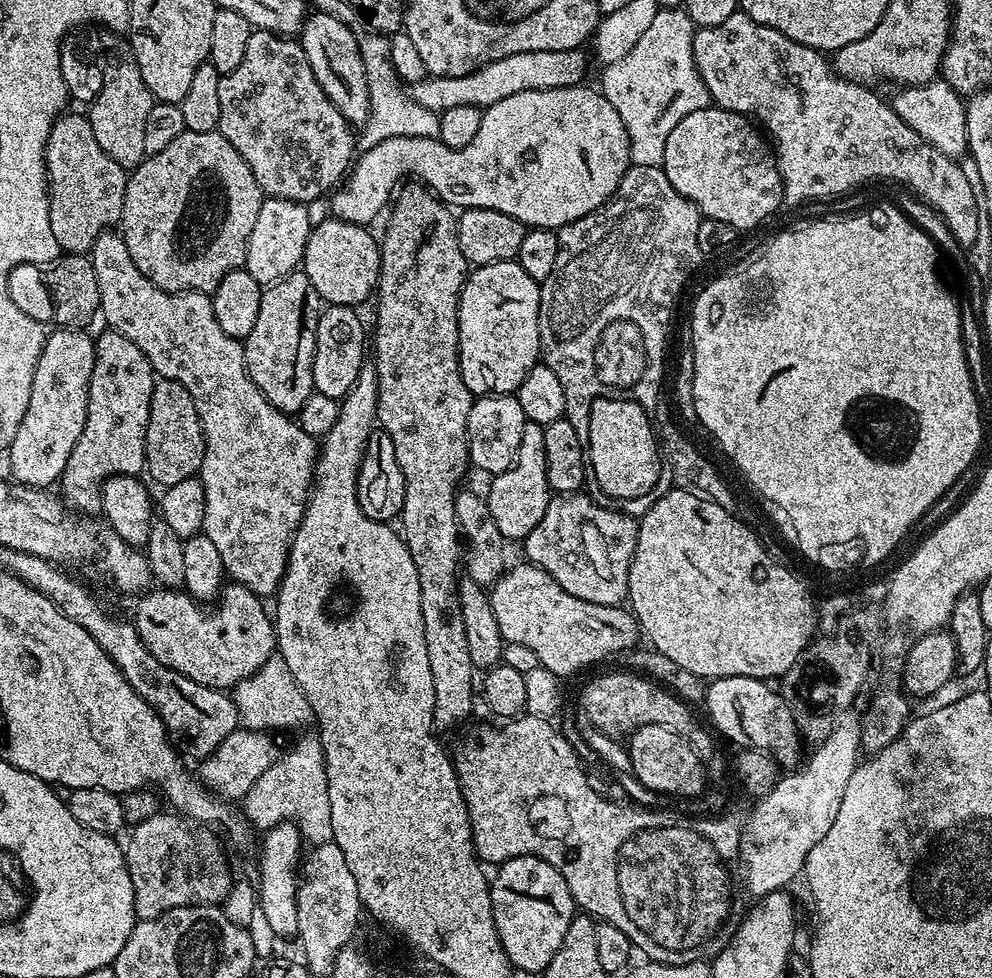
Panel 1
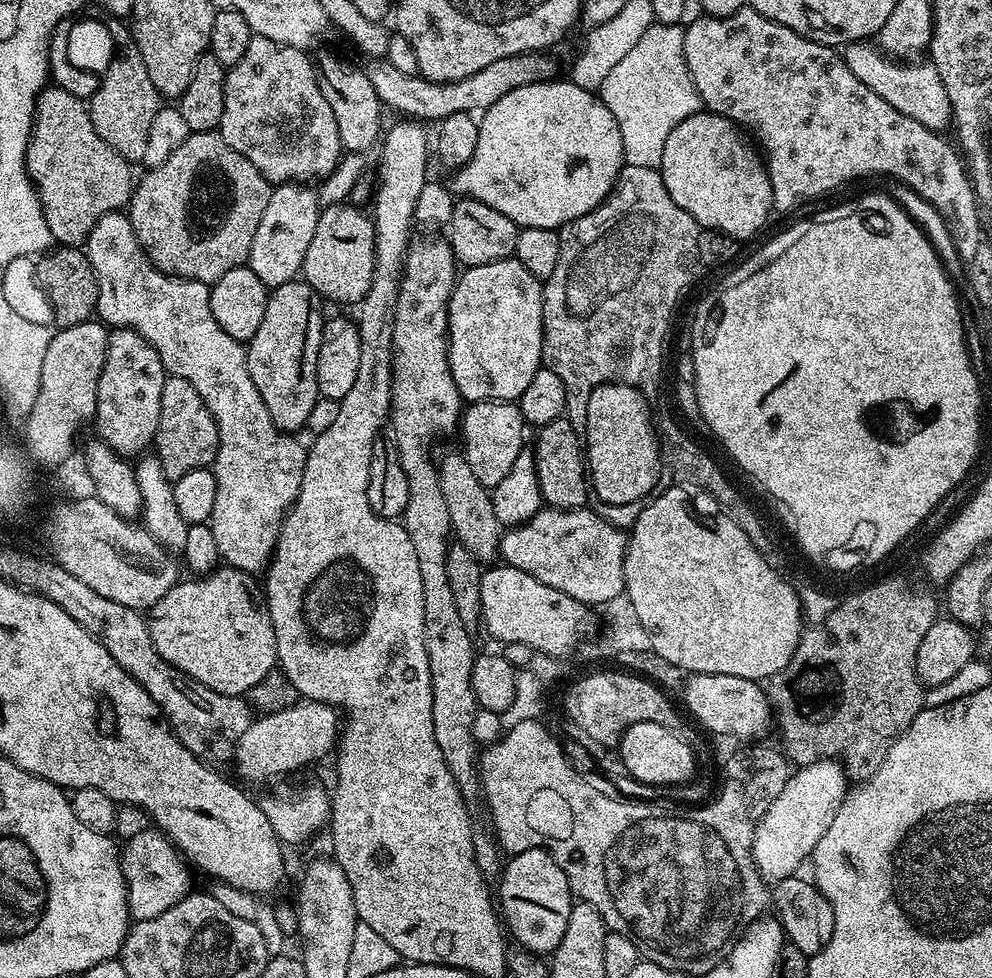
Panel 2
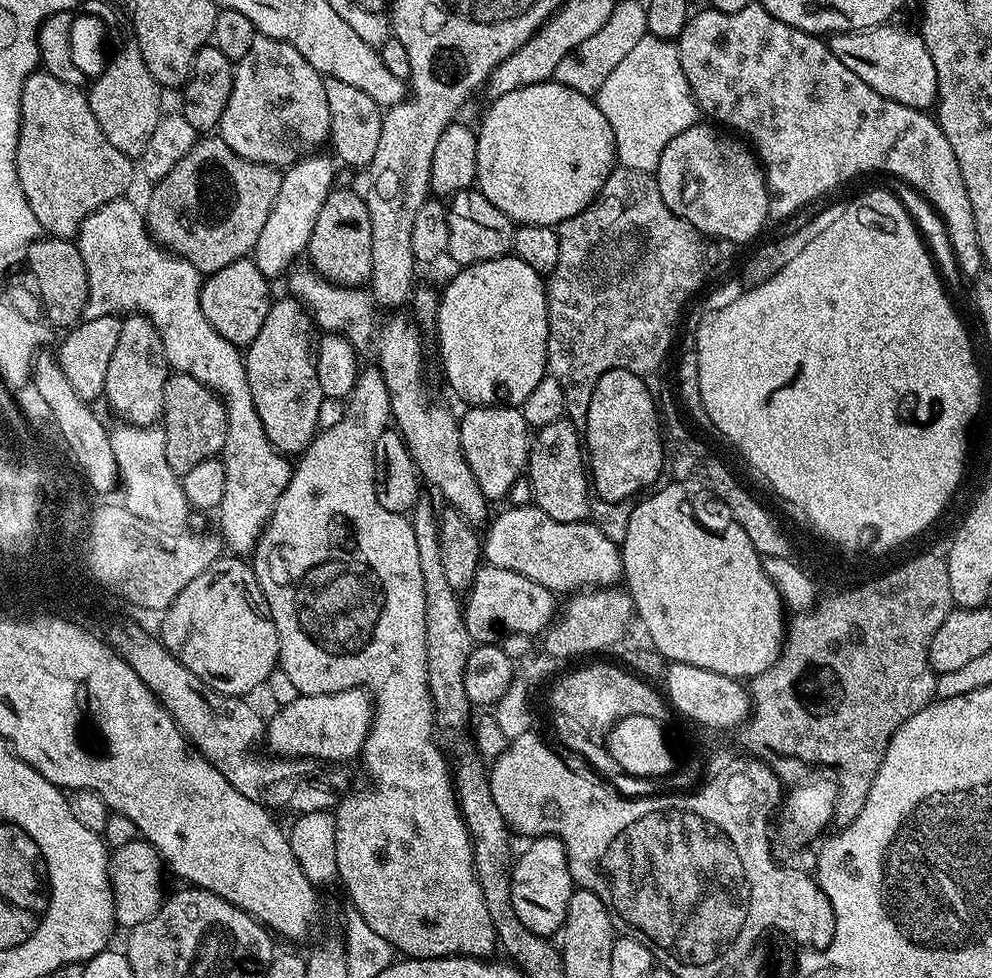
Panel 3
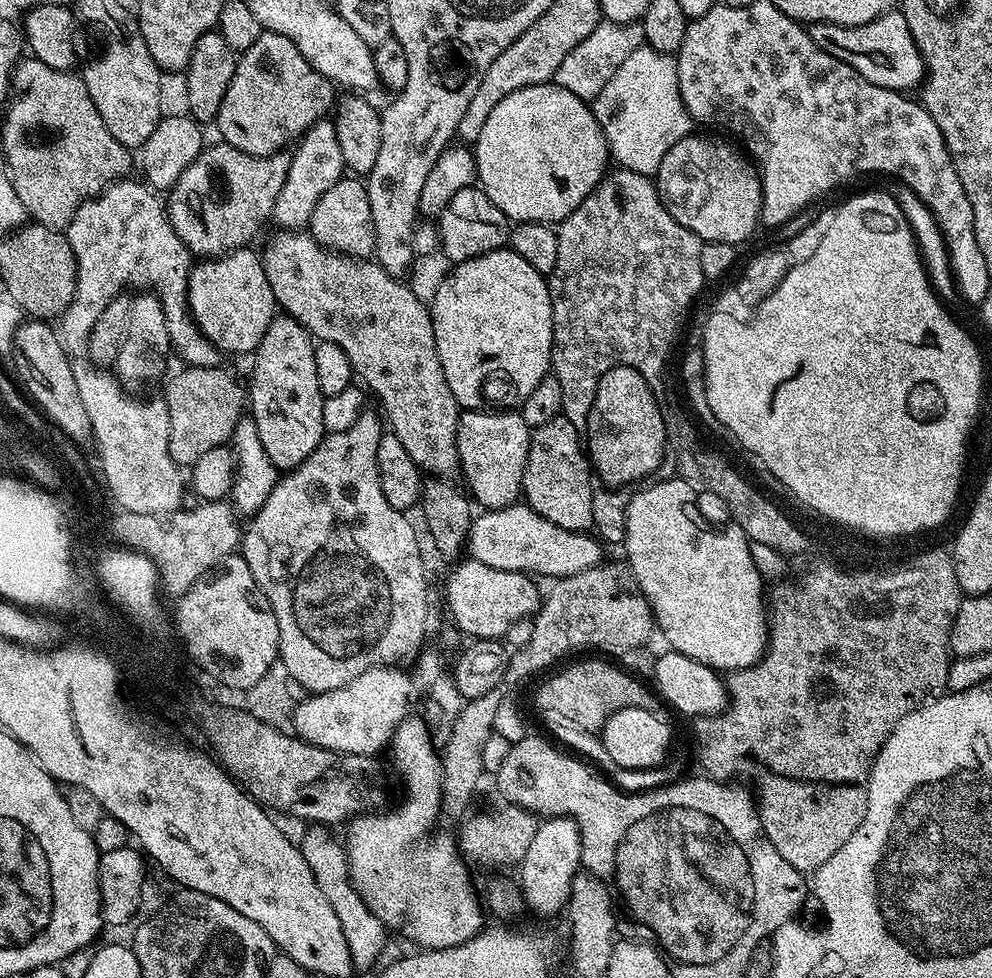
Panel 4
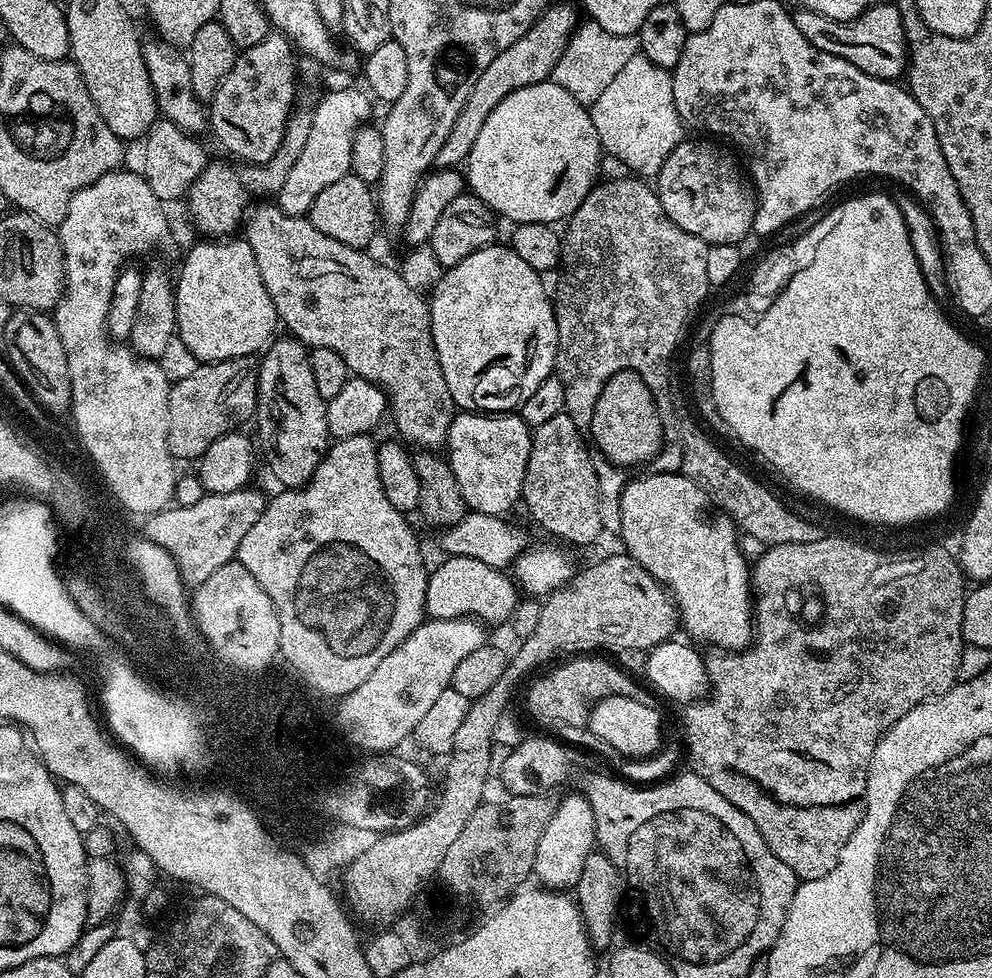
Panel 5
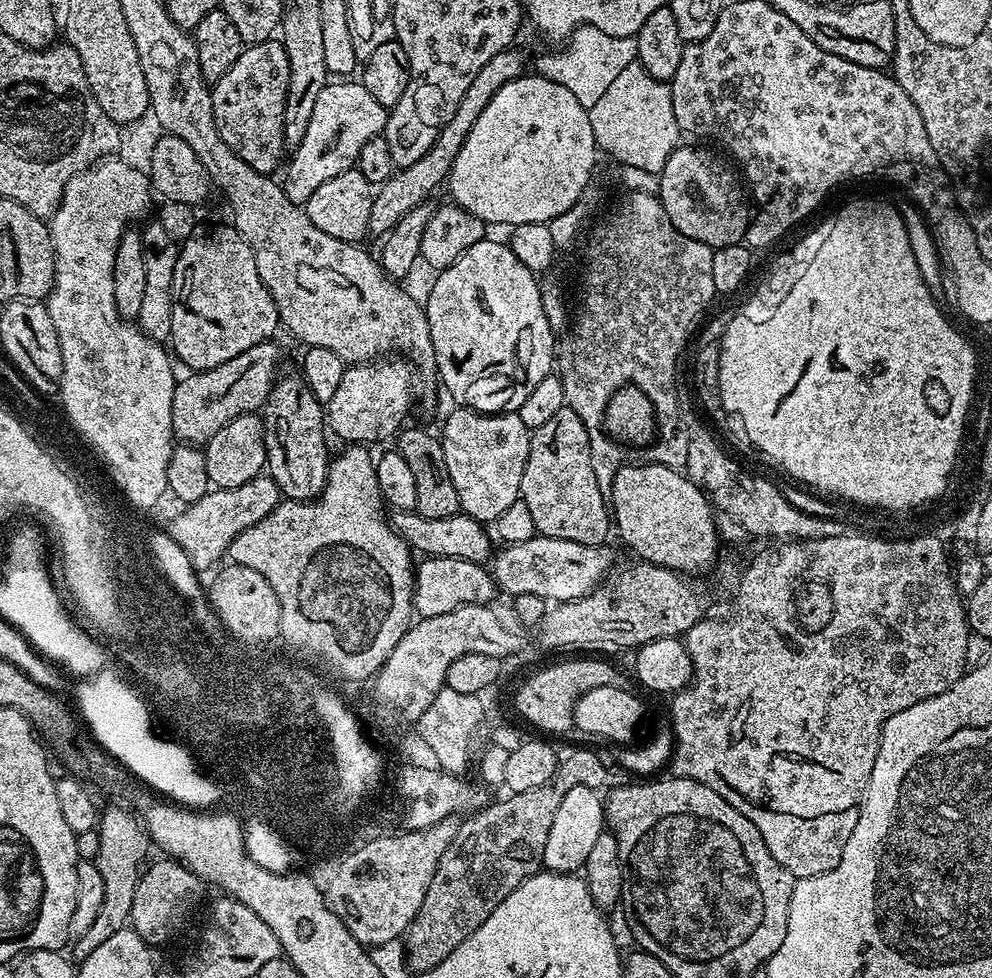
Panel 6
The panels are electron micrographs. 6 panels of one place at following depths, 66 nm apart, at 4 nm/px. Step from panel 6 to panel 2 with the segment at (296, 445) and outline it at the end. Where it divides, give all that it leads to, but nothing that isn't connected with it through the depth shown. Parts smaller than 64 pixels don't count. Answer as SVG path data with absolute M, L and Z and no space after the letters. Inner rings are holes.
M297 278L286 282L282 286L271 289L268 293L268 301L266 302L266 314L262 314L262 323L259 324L258 330L254 330L252 339L247 341L247 357L249 377L253 379L254 386L258 388L258 393L262 396L262 402L266 404L266 408L270 410L270 418L274 418L274 422L284 432L293 434L299 433L299 428L303 429L307 425L310 418L310 410L314 410L314 402L321 399L320 391L318 390L318 350L320 349L320 339L322 338L322 330L326 319L325 313L320 313L320 304L322 305L321 297L317 296L316 291L310 287L302 278Z

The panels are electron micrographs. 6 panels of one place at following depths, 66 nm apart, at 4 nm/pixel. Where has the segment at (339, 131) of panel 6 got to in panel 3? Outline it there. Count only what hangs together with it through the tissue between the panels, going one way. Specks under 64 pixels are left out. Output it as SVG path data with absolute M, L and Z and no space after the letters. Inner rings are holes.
M320 155L305 156L303 160L291 165L280 177L278 198L274 198L270 218L266 218L266 226L262 226L262 234L258 234L258 242L254 249L256 265L264 276L283 277L299 261L296 259L299 256L303 257L308 251L310 234L314 234L314 222L318 222L322 202L326 202L337 183L337 165L333 157Z

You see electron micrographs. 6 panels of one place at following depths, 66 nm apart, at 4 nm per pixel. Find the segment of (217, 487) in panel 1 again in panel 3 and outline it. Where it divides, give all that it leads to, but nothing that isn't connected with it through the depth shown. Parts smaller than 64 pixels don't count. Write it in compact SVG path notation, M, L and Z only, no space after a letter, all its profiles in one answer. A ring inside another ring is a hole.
M121 198L94 210L83 222L78 233L78 243L82 262L88 271L88 311L89 317L108 313L130 314L135 309L151 321L162 338L164 357L175 372L186 374L212 389L224 401L228 429L222 459L226 470L226 491L218 509L220 515L219 535L232 554L250 554L256 549L258 538L268 524L270 514L292 477L293 461L271 442L262 429L261 419L254 409L253 395L250 394L249 380L246 378L243 353L239 347L226 341L206 321L202 314L200 294L204 281L203 273L185 259L175 257L159 247L148 230L146 216L128 201Z

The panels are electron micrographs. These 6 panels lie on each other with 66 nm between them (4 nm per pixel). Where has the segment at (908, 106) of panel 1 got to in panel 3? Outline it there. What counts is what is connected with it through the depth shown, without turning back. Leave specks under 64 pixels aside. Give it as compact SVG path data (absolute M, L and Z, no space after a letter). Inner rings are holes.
M881 26L861 32L838 32L827 41L828 48L849 70L854 70L870 90L878 90L902 106L928 110L935 105L938 94L938 74L934 74L934 58L926 50L919 34L907 36L900 28Z

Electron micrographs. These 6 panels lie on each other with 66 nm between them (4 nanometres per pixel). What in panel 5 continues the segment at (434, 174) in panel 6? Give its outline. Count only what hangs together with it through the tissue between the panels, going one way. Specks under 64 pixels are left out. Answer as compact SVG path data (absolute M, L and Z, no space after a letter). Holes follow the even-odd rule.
M549 3L530 30L526 30L526 34L522 34L514 46L506 46L506 50L502 50L502 54L498 54L498 58L494 58L486 70L482 70L478 82L474 82L474 90L470 90L470 98L466 98L458 118L454 118L450 134L446 134L446 142L442 142L442 150L438 150L436 168L454 168L467 161L470 150L474 150L474 138L478 138L478 130L482 130L482 122L490 118L490 110L494 110L494 106L498 106L506 94L522 90L522 86L534 86L551 77L555 64L578 27L577 9L573 8L568 4Z

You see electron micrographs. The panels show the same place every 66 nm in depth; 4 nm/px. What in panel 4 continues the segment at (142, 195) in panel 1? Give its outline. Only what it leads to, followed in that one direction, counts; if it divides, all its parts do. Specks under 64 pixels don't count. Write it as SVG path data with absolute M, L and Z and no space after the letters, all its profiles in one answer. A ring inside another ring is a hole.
M209 143L204 151L198 154L198 158L190 162L186 170L182 170L178 182L167 193L168 200L166 196L168 220L193 257L215 258L251 245L256 231L272 220L274 202L278 202L278 194L282 191L282 182L286 182L291 161L291 155L284 150L273 156L246 156L229 144Z

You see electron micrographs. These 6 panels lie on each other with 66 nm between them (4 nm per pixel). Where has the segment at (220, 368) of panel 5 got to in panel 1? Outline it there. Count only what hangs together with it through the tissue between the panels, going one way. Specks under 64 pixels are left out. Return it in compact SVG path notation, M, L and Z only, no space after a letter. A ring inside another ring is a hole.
M157 379L150 394L150 418L144 439L144 466L147 475L152 475L151 483L165 489L174 482L186 482L186 478L199 473L203 457L204 435L194 399L178 382Z

